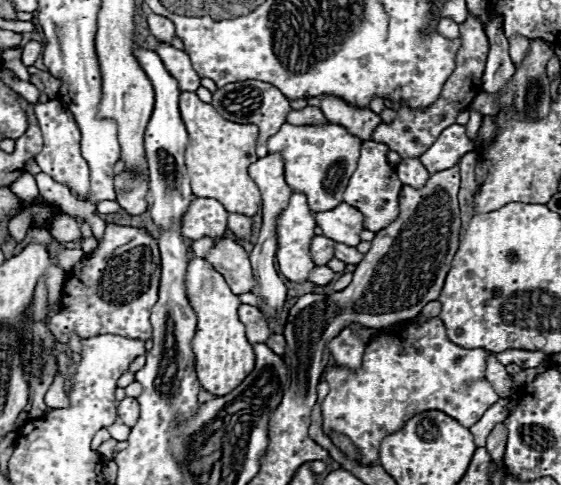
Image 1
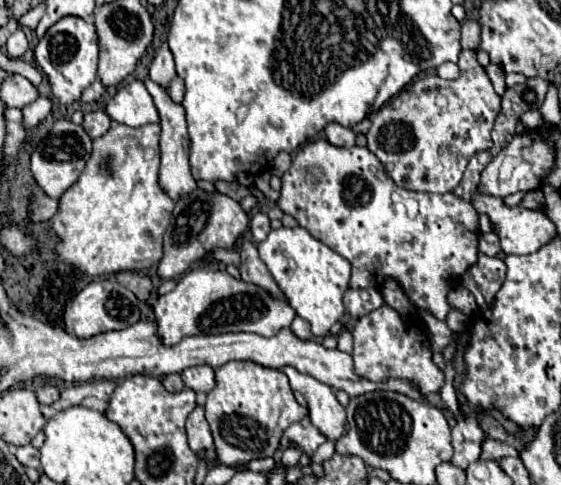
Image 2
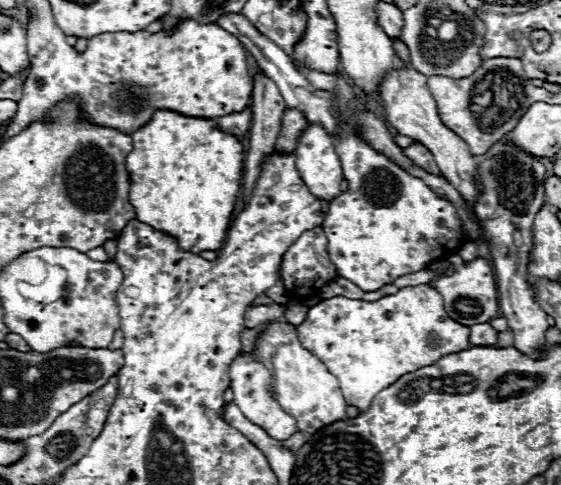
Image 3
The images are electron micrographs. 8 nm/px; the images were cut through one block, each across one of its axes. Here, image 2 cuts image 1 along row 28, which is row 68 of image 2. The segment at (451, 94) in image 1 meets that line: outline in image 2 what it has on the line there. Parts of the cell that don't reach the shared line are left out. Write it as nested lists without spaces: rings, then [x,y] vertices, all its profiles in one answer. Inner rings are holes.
[[[462,50],[458,64],[462,64],[462,76],[458,80],[442,80],[434,74],[418,78],[404,86],[404,90],[398,96],[386,102],[372,116],[372,128],[366,134],[368,150],[382,162],[384,170],[400,188],[422,192],[450,192],[462,180],[468,160],[476,152],[490,150],[494,146],[490,130],[500,110],[500,96],[494,92],[484,68],[478,64],[474,50]]]

